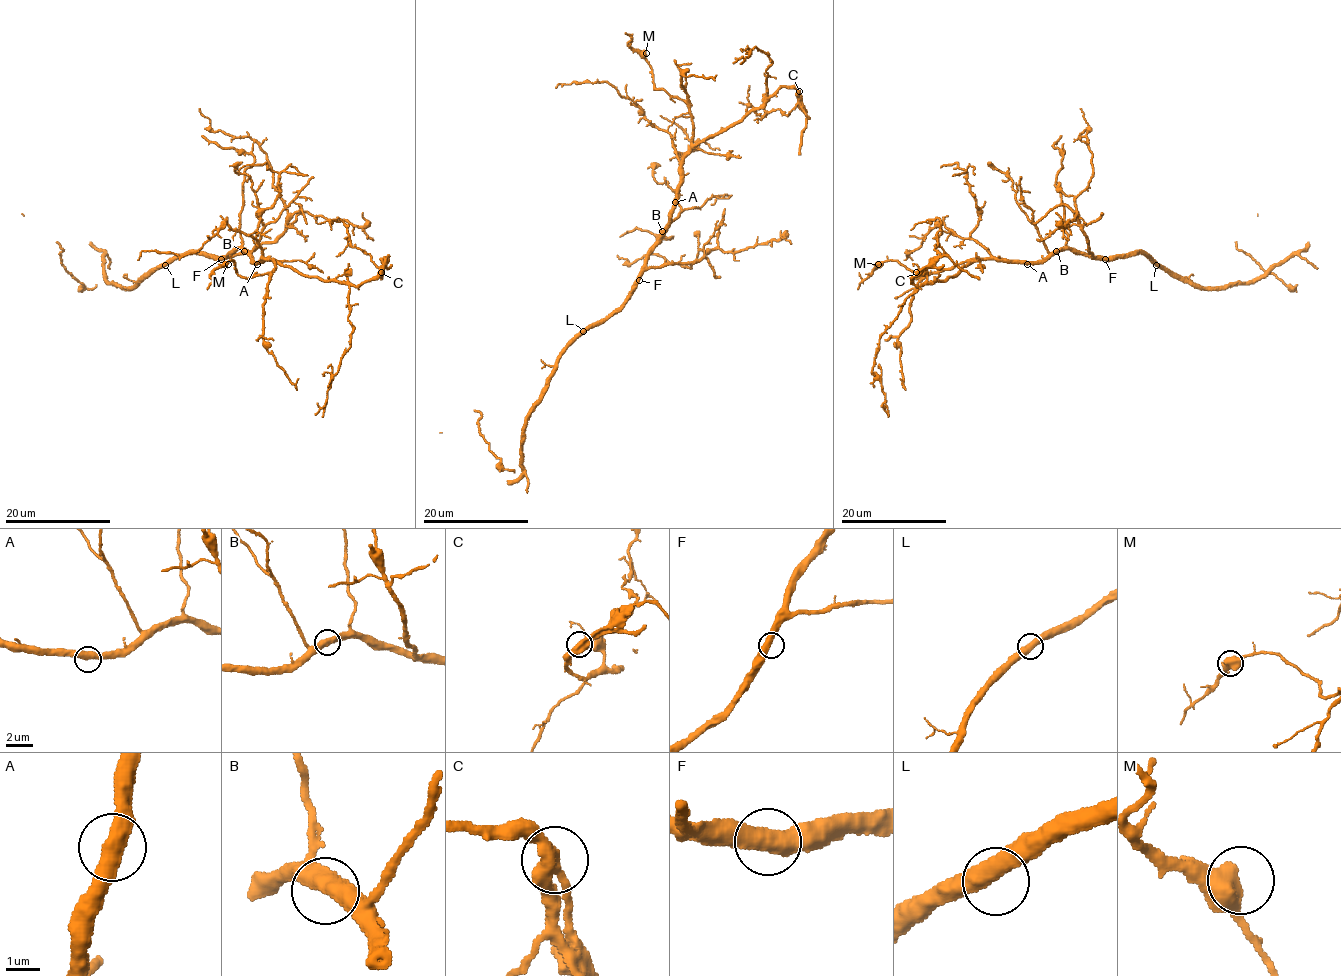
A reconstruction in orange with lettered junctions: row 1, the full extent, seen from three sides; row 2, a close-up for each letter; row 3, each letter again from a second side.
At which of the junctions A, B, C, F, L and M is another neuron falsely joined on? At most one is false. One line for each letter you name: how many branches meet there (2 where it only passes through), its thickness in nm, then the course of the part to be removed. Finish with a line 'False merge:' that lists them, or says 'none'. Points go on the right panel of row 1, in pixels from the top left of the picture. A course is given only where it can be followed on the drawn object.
C: branches 2; calibre 480 nm; course (916, 272), (947, 255), (962, 269), (980, 279)
False merge: C

